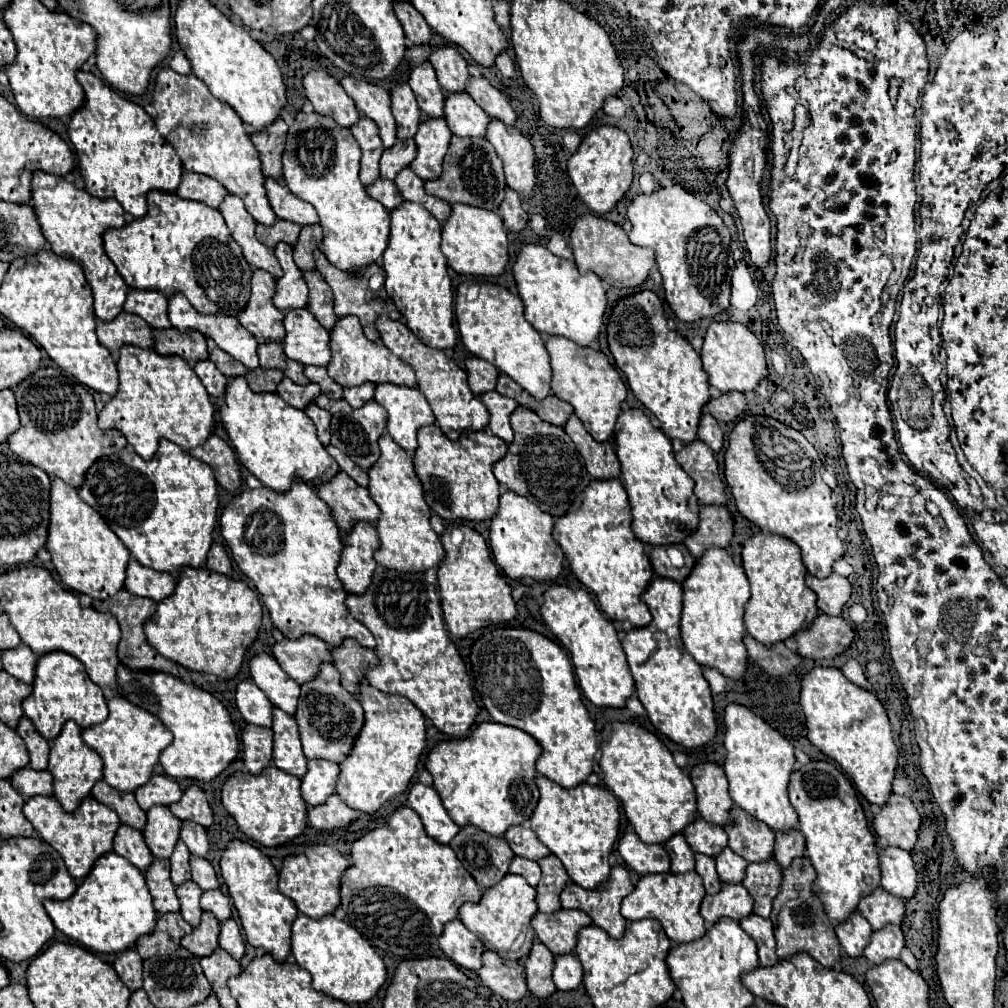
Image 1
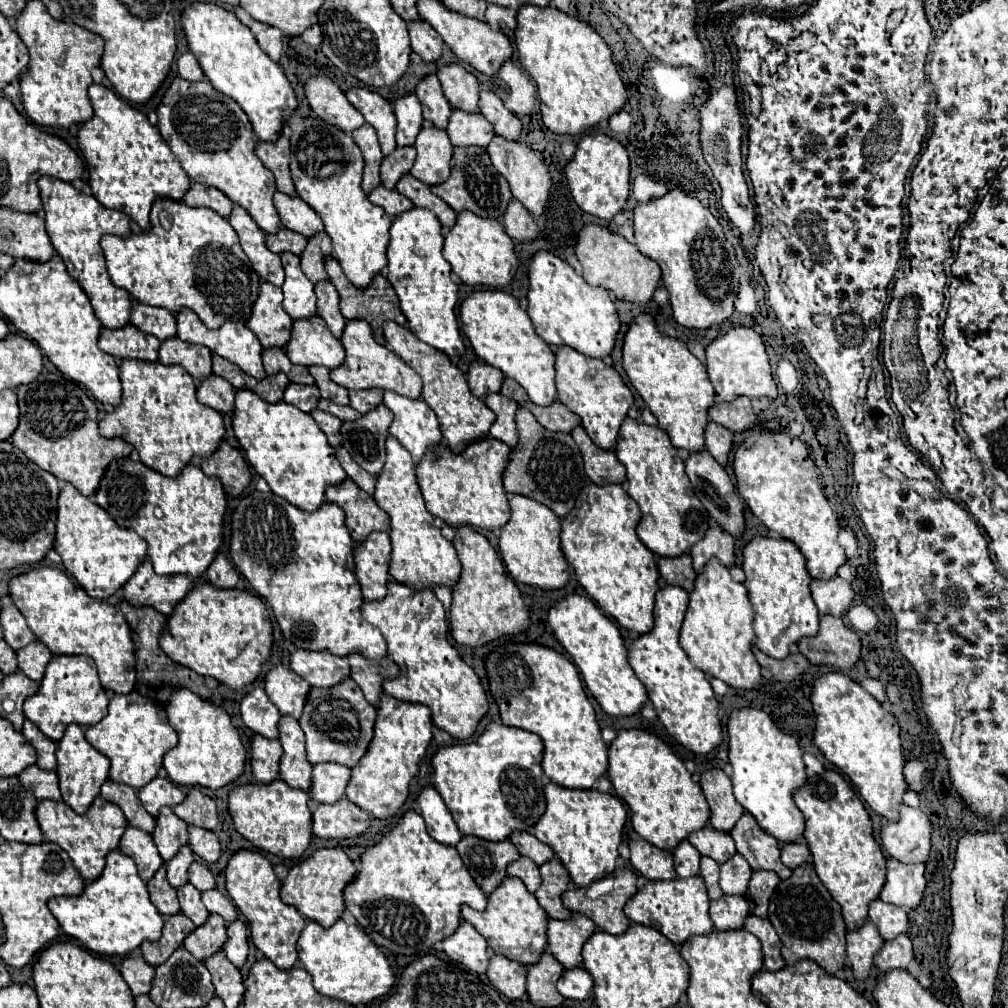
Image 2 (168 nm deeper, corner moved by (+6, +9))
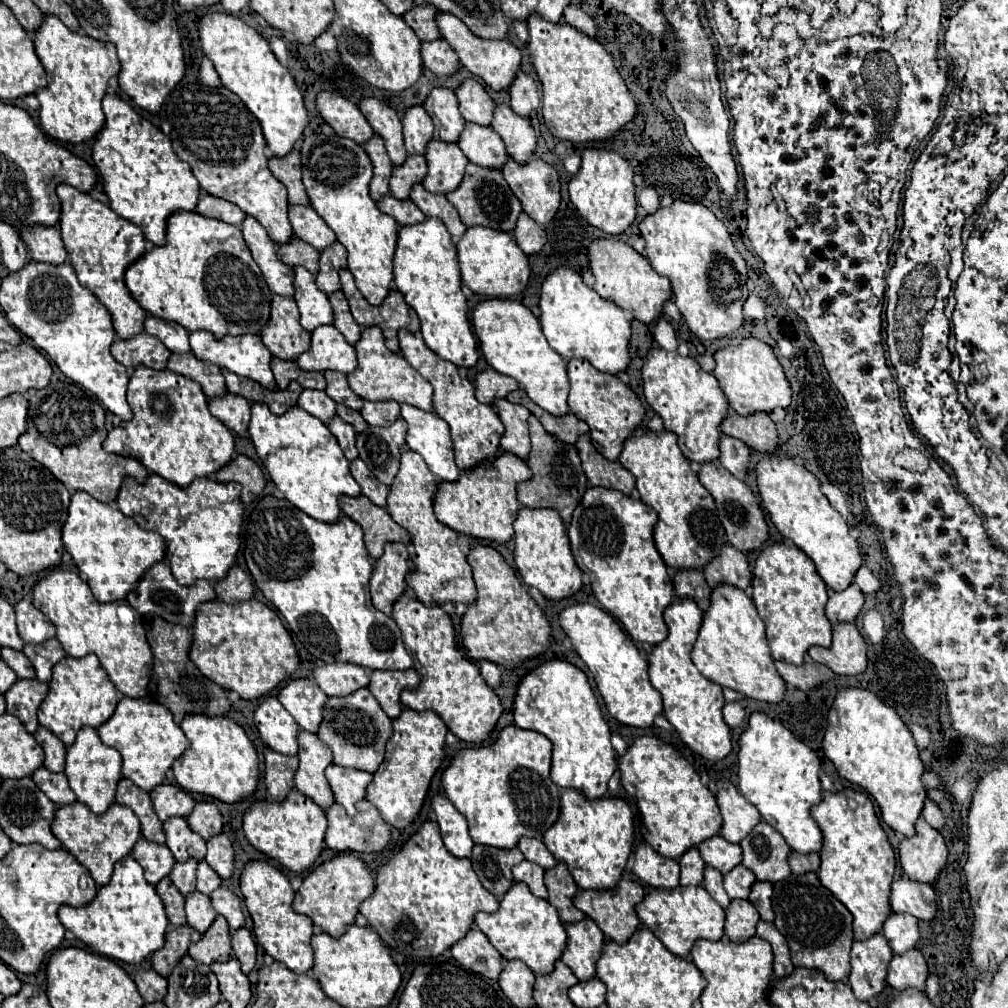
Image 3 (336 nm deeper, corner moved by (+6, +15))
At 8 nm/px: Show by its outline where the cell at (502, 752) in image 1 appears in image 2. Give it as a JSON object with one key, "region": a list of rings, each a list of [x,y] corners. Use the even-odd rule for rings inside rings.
{"region":[[[489,723],[481,737],[439,749],[431,765],[435,789],[443,797],[463,835],[487,841],[507,841],[513,831],[533,833],[537,819],[545,813],[541,739],[529,735],[529,731]]]}

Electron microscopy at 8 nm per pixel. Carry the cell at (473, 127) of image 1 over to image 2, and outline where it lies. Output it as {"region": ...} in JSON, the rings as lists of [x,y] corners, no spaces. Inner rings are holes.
{"region":[[[455,109],[449,119],[447,135],[455,147],[475,145],[475,147],[487,149],[495,133],[491,123],[483,115],[471,115],[471,113]]]}

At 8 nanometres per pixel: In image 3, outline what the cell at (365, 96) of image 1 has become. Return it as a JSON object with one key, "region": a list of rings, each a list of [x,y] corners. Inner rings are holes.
{"region":[[[363,97],[359,103],[359,109],[365,115],[365,119],[369,121],[369,125],[373,127],[373,131],[385,139],[385,147],[387,147],[387,153],[389,153],[393,165],[403,163],[403,159],[407,157],[407,151],[403,147],[401,121],[399,121],[395,109],[391,109],[389,105],[381,103],[375,97]]]}

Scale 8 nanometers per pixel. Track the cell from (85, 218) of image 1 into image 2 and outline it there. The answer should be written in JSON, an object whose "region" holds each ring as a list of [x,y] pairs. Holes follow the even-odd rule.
{"region":[[[41,177],[39,189],[41,189],[45,223],[47,223],[47,233],[51,237],[51,243],[53,243],[57,255],[63,259],[69,275],[73,279],[77,279],[79,287],[91,299],[97,319],[107,329],[127,327],[131,323],[131,319],[129,319],[131,307],[133,307],[131,295],[127,291],[121,291],[119,287],[115,287],[113,281],[109,279],[105,255],[103,255],[99,241],[105,233],[115,233],[117,237],[127,237],[131,233],[129,221],[123,221],[125,215],[121,211],[105,209],[93,195],[85,195],[85,193],[77,191],[71,183],[63,183],[53,177]]]}

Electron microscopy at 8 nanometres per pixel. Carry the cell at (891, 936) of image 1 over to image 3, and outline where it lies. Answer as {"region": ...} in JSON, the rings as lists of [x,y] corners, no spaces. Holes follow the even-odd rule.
{"region":[[[909,949],[901,955],[893,955],[893,959],[889,961],[887,983],[897,991],[905,987],[917,987],[923,991],[925,977],[927,977],[927,963],[917,949]]]}

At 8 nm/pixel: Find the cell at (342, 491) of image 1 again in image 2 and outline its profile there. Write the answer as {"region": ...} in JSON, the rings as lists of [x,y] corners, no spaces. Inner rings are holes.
{"region":[[[351,479],[343,481],[341,485],[329,487],[325,495],[329,503],[335,503],[345,511],[345,523],[353,541],[361,543],[373,531],[389,533],[389,517],[385,515],[385,511],[381,511],[373,497],[361,491]]]}

